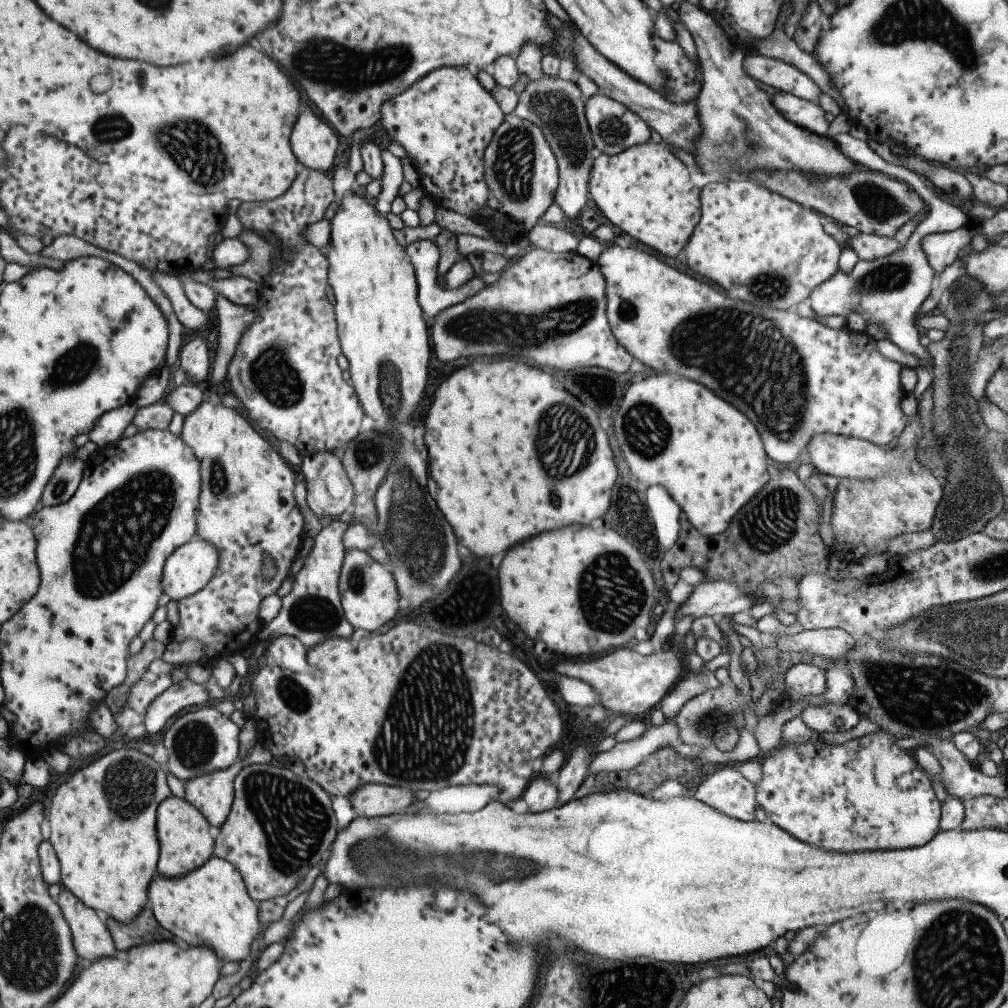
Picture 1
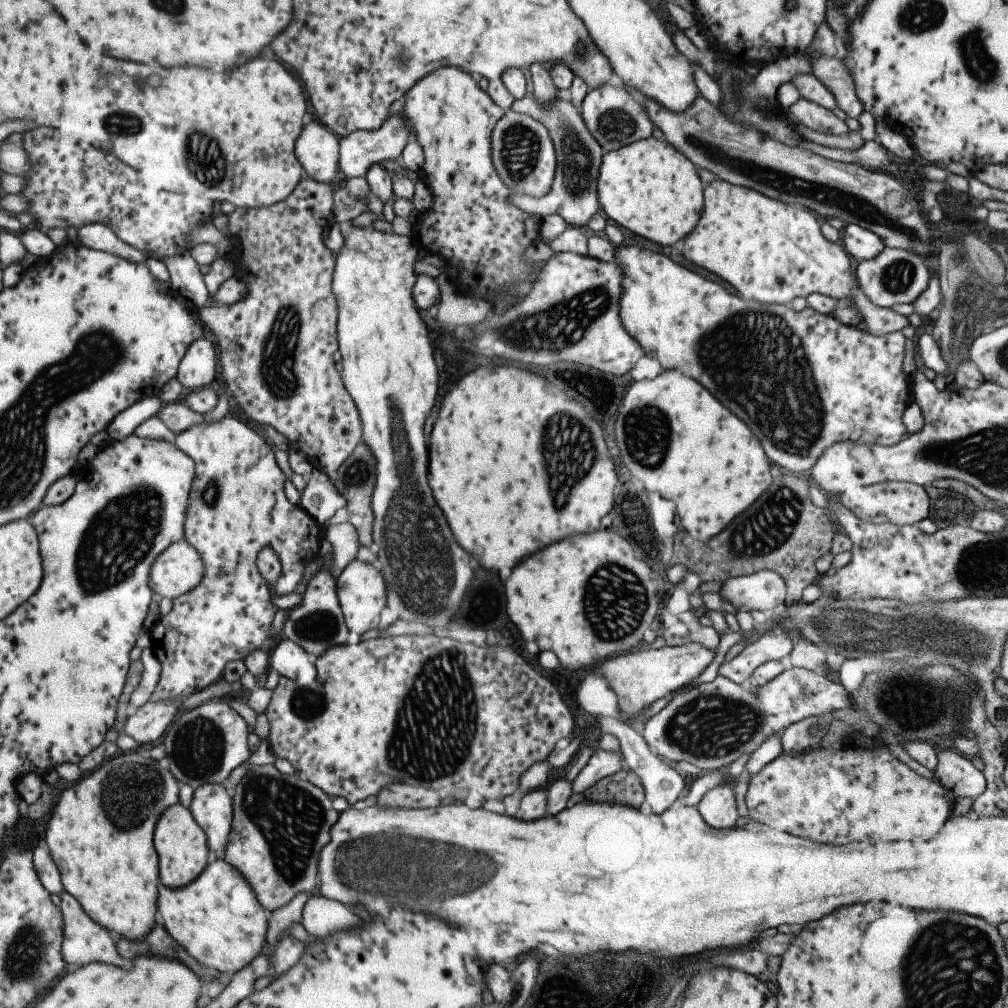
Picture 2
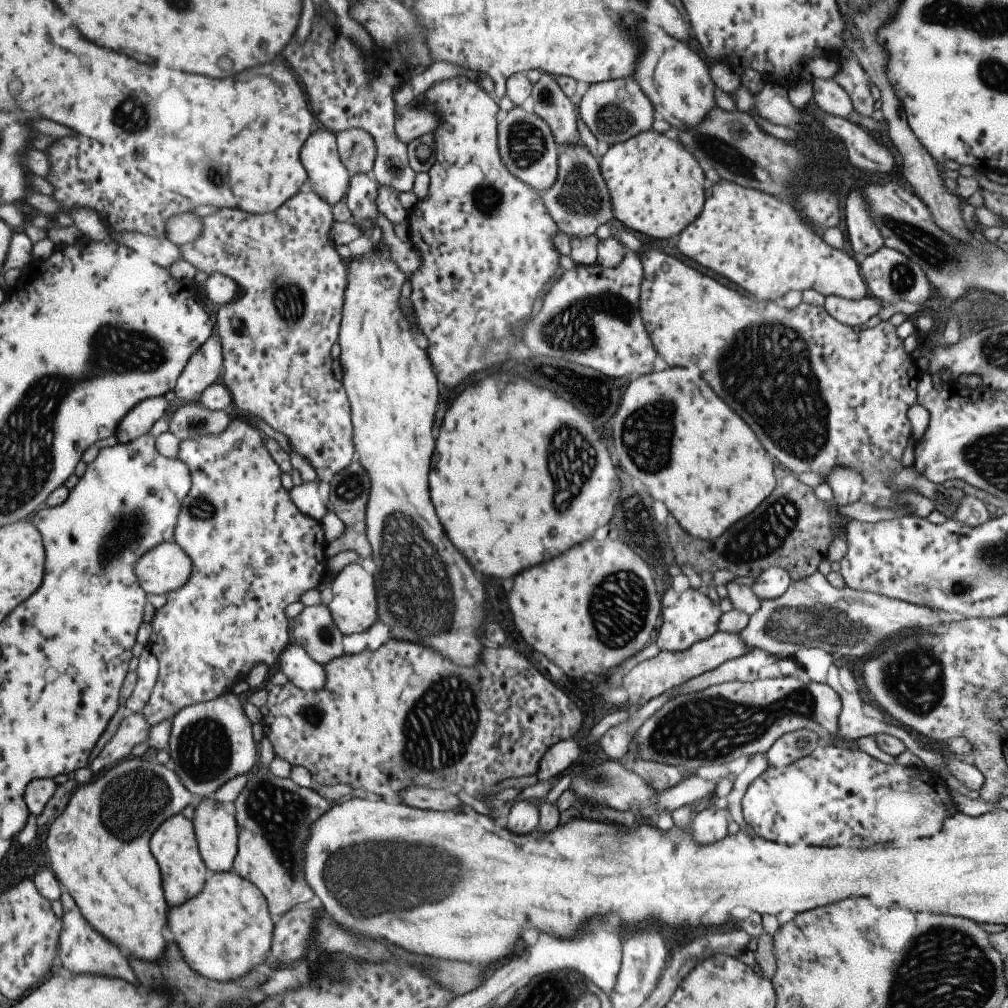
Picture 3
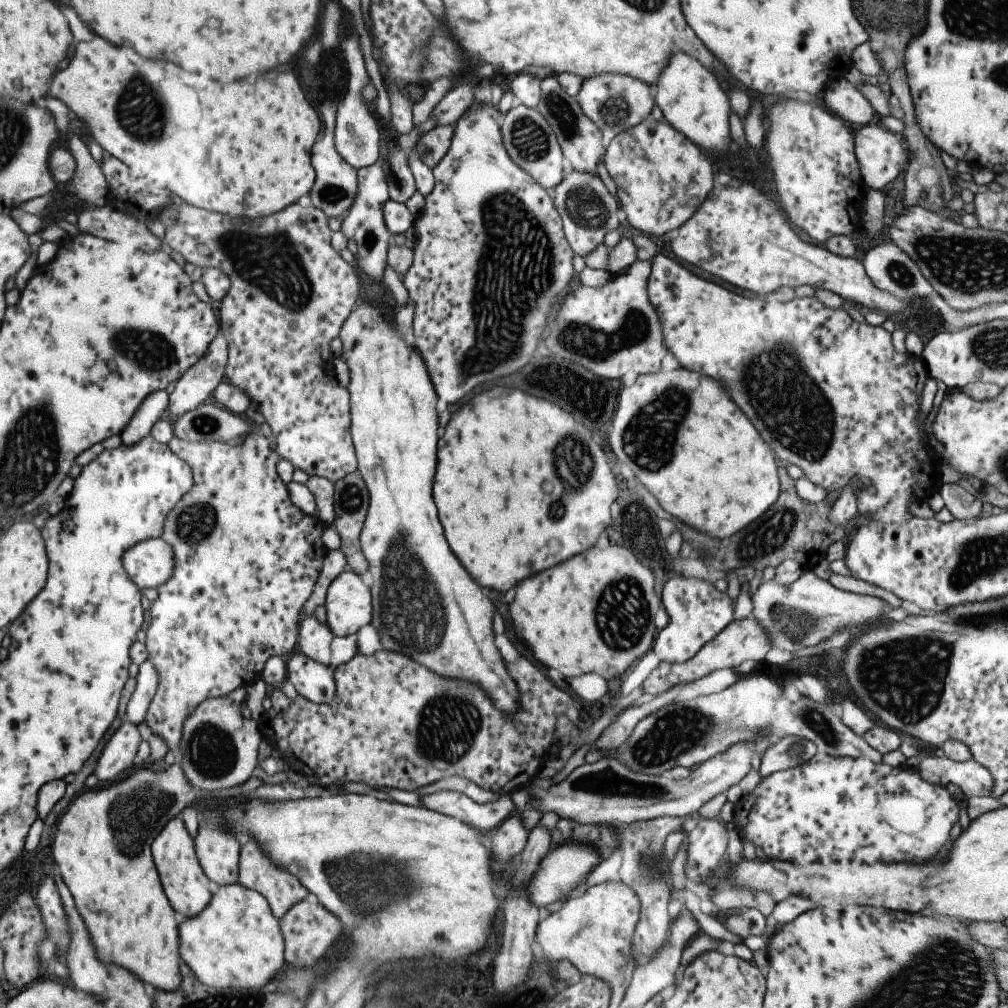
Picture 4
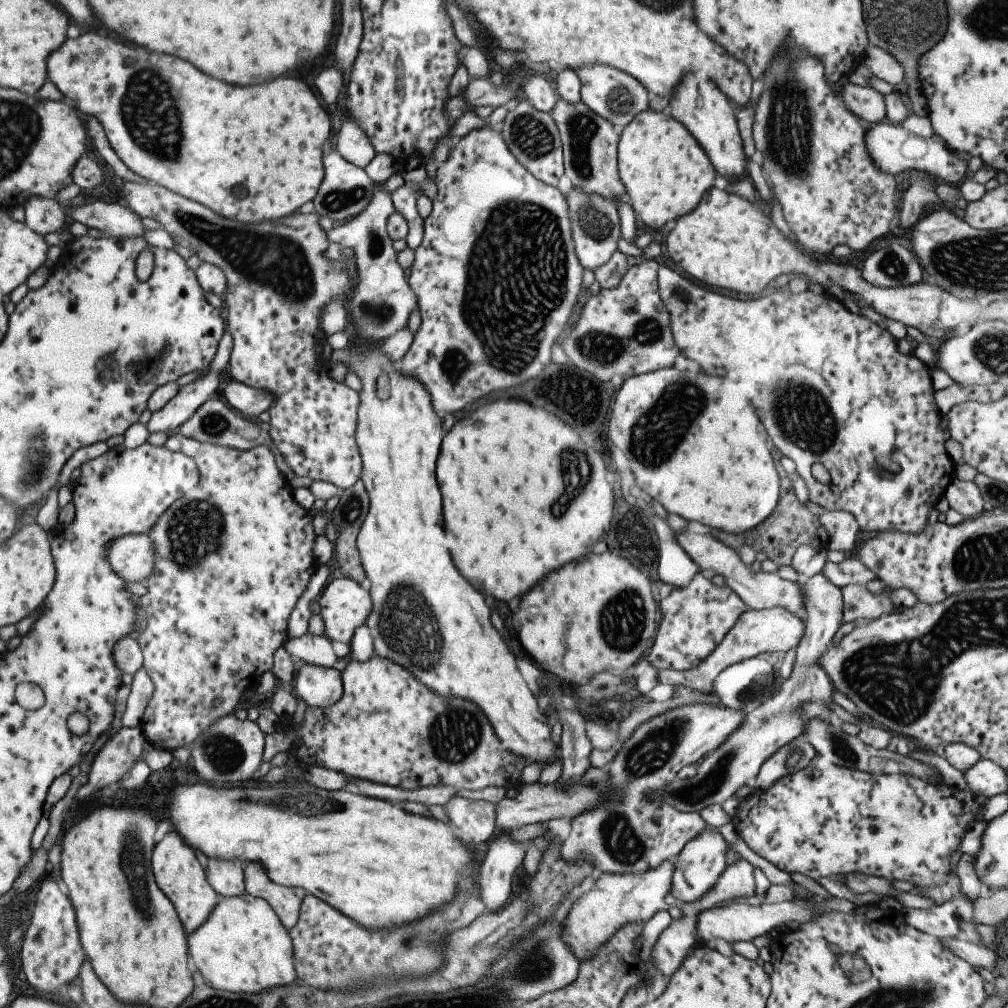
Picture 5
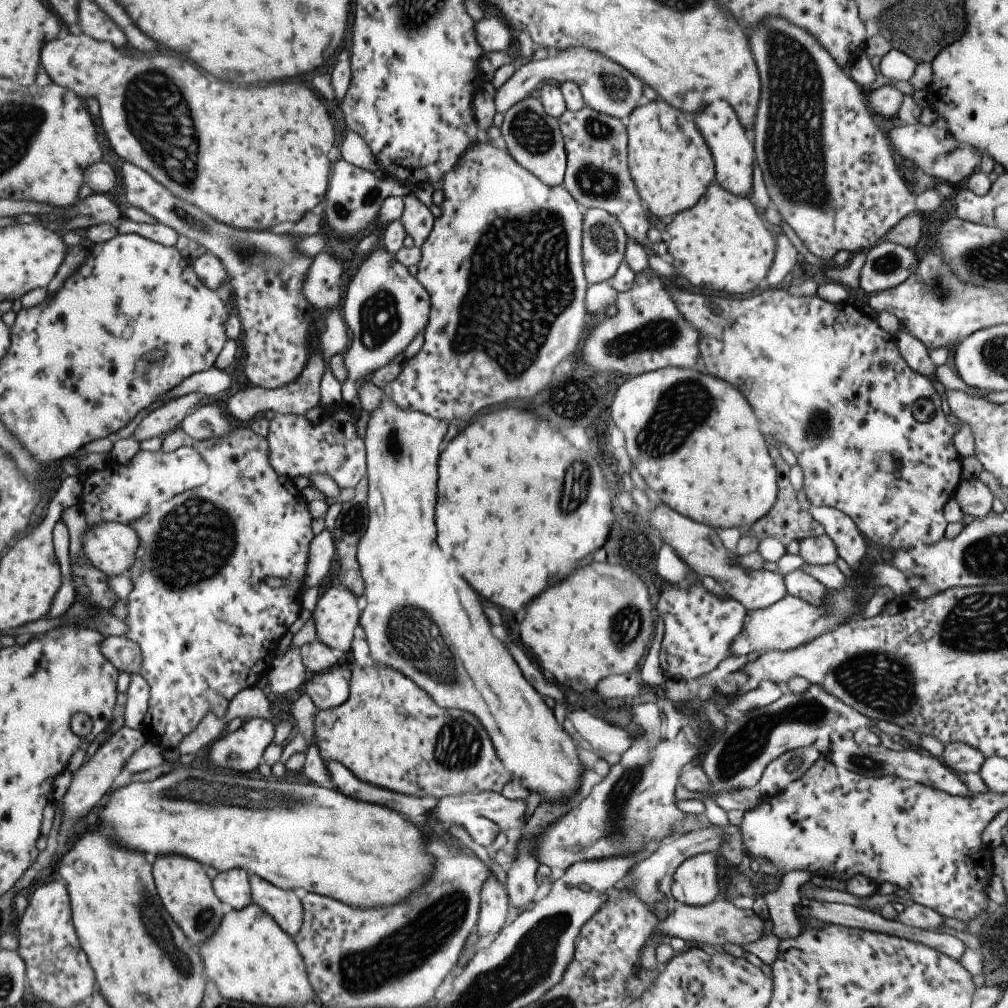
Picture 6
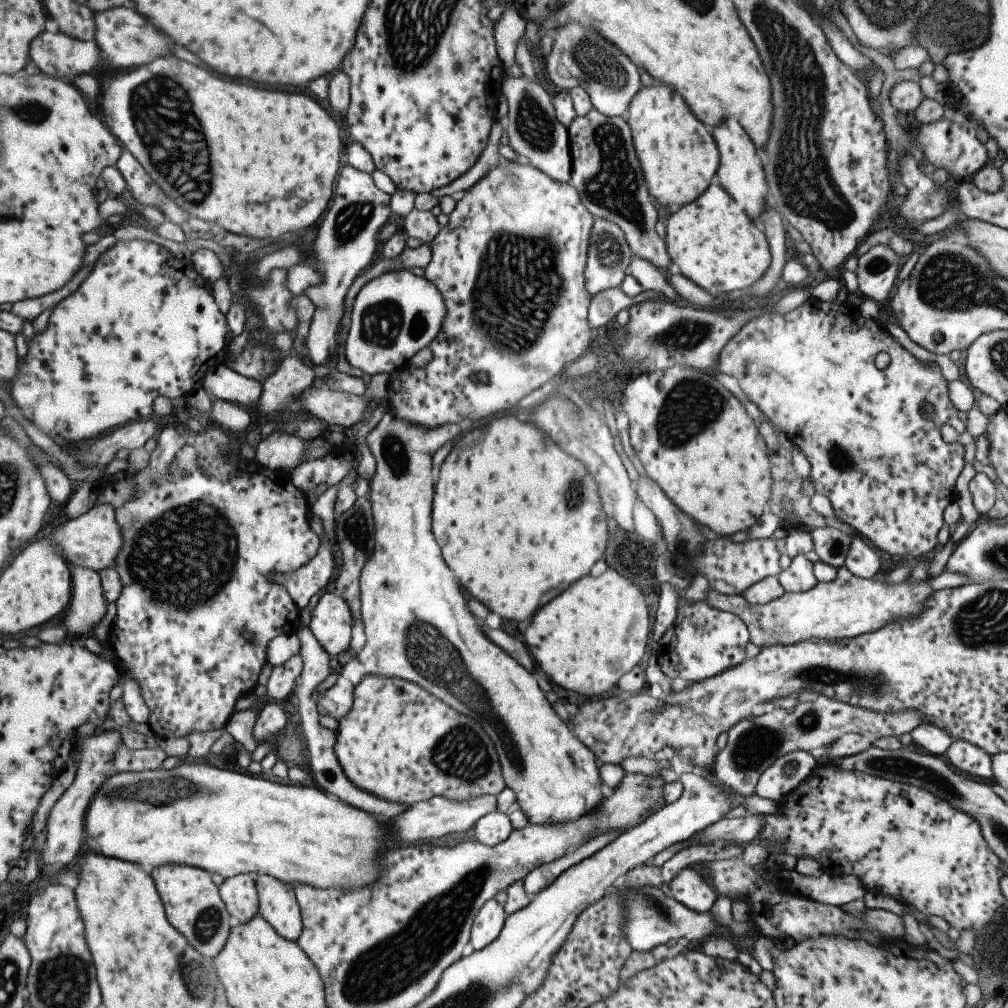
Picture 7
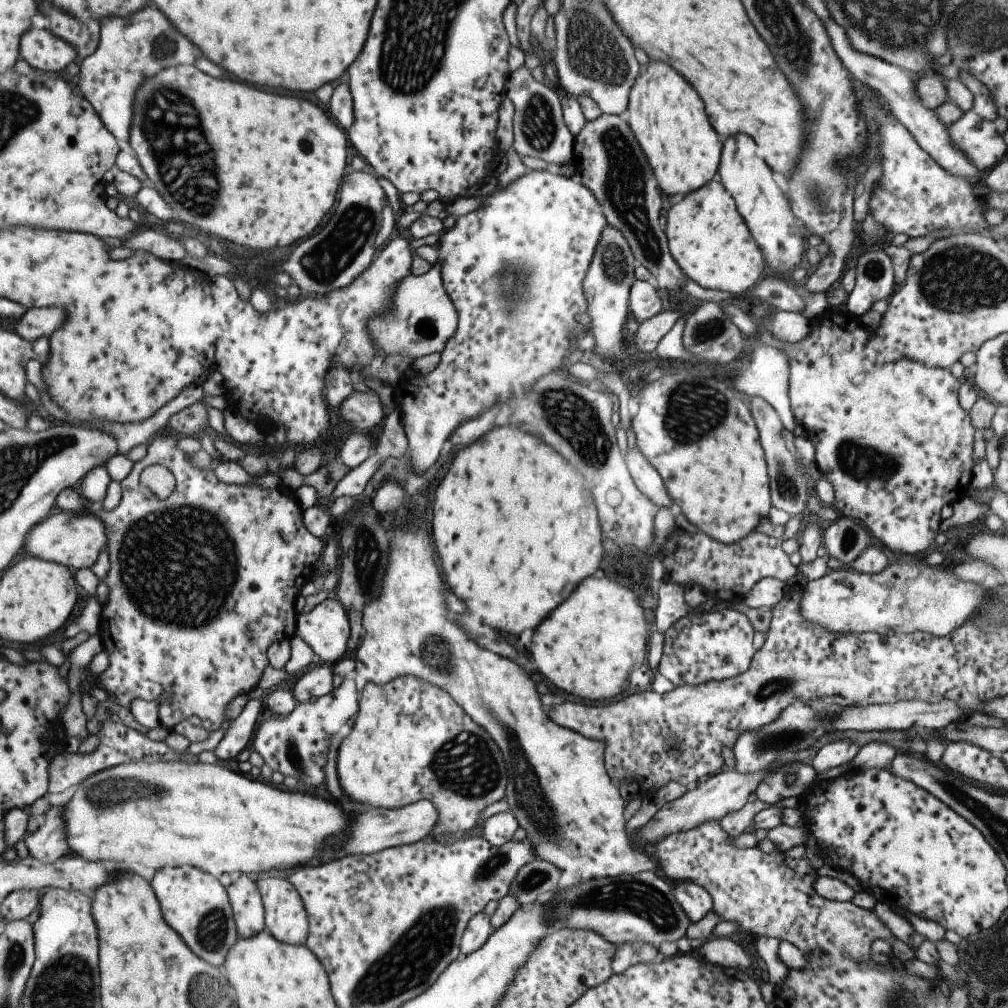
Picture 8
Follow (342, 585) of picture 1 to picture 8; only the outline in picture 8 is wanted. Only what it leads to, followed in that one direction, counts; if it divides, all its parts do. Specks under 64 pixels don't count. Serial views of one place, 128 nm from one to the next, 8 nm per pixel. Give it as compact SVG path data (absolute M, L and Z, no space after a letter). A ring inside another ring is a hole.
M333 595L317 604L312 610L300 612L296 616L294 637L303 640L309 646L311 653L323 662L334 662L336 664L346 656L349 632L346 612L343 611L341 604Z

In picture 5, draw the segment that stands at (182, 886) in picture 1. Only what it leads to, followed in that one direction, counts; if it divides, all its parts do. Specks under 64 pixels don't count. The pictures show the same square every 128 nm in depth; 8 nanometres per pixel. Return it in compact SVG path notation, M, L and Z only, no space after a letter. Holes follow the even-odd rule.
M243 892L241 896L218 896L217 904L205 922L186 935L187 954L192 969L201 974L203 982L214 989L231 993L261 993L275 986L291 985L299 980L293 970L293 952L288 930L281 924L271 907L255 896Z

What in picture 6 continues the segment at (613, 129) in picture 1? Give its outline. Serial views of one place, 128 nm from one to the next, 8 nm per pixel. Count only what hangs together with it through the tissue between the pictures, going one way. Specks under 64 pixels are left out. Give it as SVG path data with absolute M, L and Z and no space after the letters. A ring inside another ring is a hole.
M567 48L561 52L552 52L545 59L528 61L526 64L517 67L512 76L495 89L493 96L495 112L503 114L513 104L519 102L520 98L525 97L535 89L541 80L551 80L557 84L574 82L580 88L585 107L617 120L629 116L633 108L637 108L637 105L644 101L641 94L643 83L633 74L629 74L625 68L621 68L619 64L607 60L605 56L601 56L599 52L593 52L589 48Z

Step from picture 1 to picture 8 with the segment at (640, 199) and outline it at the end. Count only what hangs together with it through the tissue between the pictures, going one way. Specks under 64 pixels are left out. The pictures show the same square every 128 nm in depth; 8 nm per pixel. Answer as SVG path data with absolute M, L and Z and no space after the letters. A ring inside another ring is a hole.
M649 60L649 64L640 70L631 86L626 110L629 112L629 129L655 176L661 194L664 192L672 196L679 193L685 196L708 184L715 172L719 172L721 140L707 120L703 102L697 92L671 66L665 62Z

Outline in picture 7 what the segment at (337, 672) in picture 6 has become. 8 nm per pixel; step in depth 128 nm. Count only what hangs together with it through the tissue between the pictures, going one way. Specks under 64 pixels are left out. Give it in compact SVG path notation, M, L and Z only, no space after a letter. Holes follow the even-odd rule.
M339 675L335 684L333 684L333 686L327 690L327 692L318 696L316 712L321 716L329 715L333 718L333 720L341 719L352 710L353 694L353 684L351 684L349 680L345 680L345 678L342 678Z

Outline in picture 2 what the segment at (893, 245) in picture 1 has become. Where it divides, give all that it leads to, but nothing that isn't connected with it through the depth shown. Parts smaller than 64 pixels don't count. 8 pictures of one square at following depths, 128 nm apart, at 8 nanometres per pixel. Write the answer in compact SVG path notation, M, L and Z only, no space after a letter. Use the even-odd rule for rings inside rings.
M846 224L844 227L844 250L854 263L869 260L879 254L883 244L874 232L856 224Z

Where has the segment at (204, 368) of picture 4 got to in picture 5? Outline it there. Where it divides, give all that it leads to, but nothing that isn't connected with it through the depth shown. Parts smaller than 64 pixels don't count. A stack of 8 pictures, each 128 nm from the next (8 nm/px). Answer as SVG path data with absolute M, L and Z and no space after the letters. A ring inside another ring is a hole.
M227 330L223 331L221 338L217 344L217 350L209 362L209 366L201 372L200 377L191 381L190 383L179 386L179 390L162 406L157 412L150 414L149 420L147 420L146 428L147 432L164 432L172 434L177 431L180 424L183 424L201 404L207 399L215 396L216 390L219 384L219 375L221 372L228 370L227 363L229 360L230 352L232 348L231 334Z

